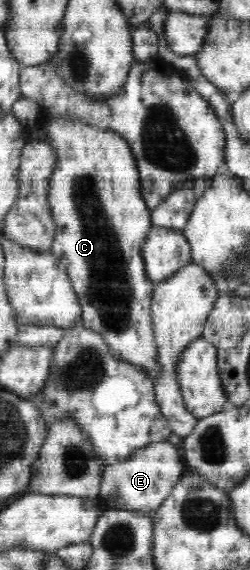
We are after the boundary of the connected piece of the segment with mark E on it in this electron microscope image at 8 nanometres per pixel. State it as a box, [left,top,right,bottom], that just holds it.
[99,440,184,513]

